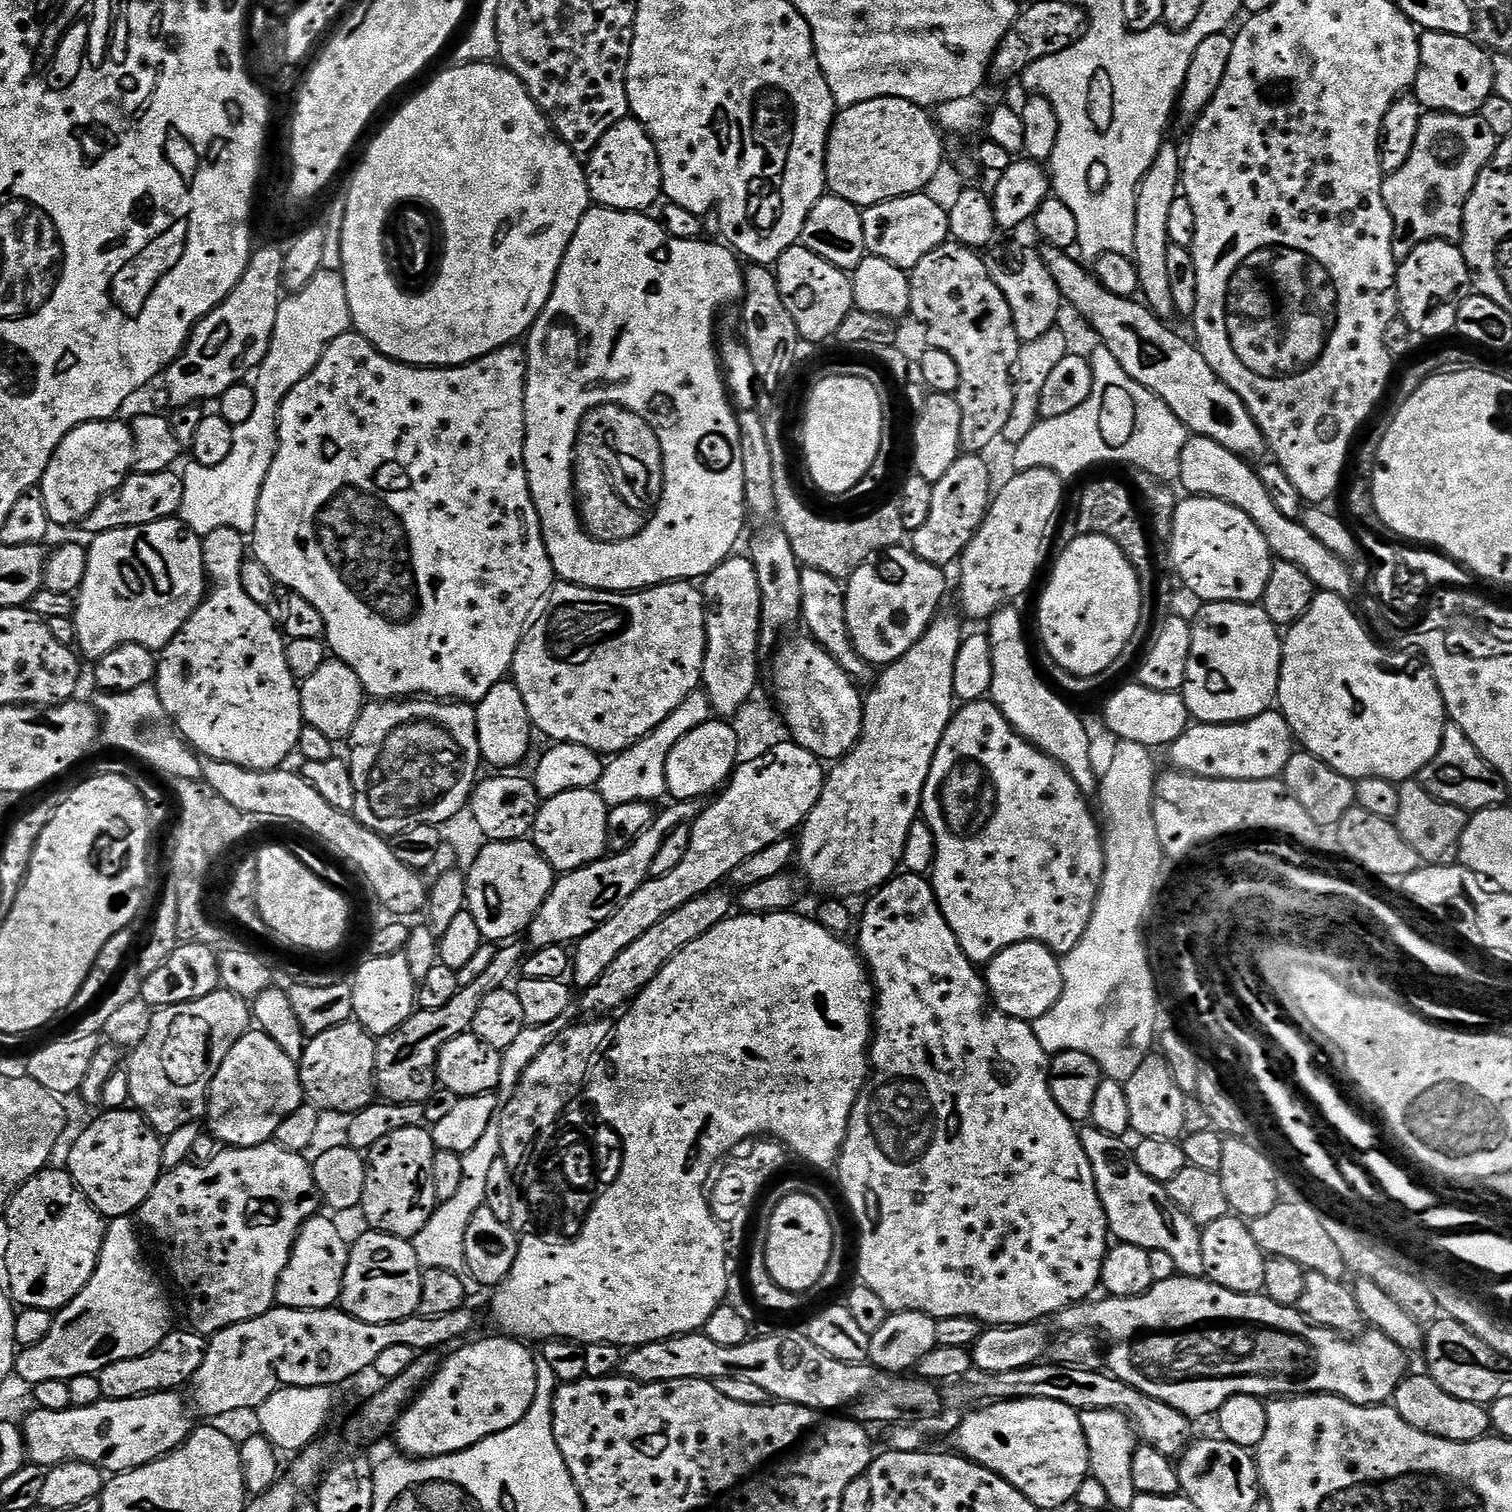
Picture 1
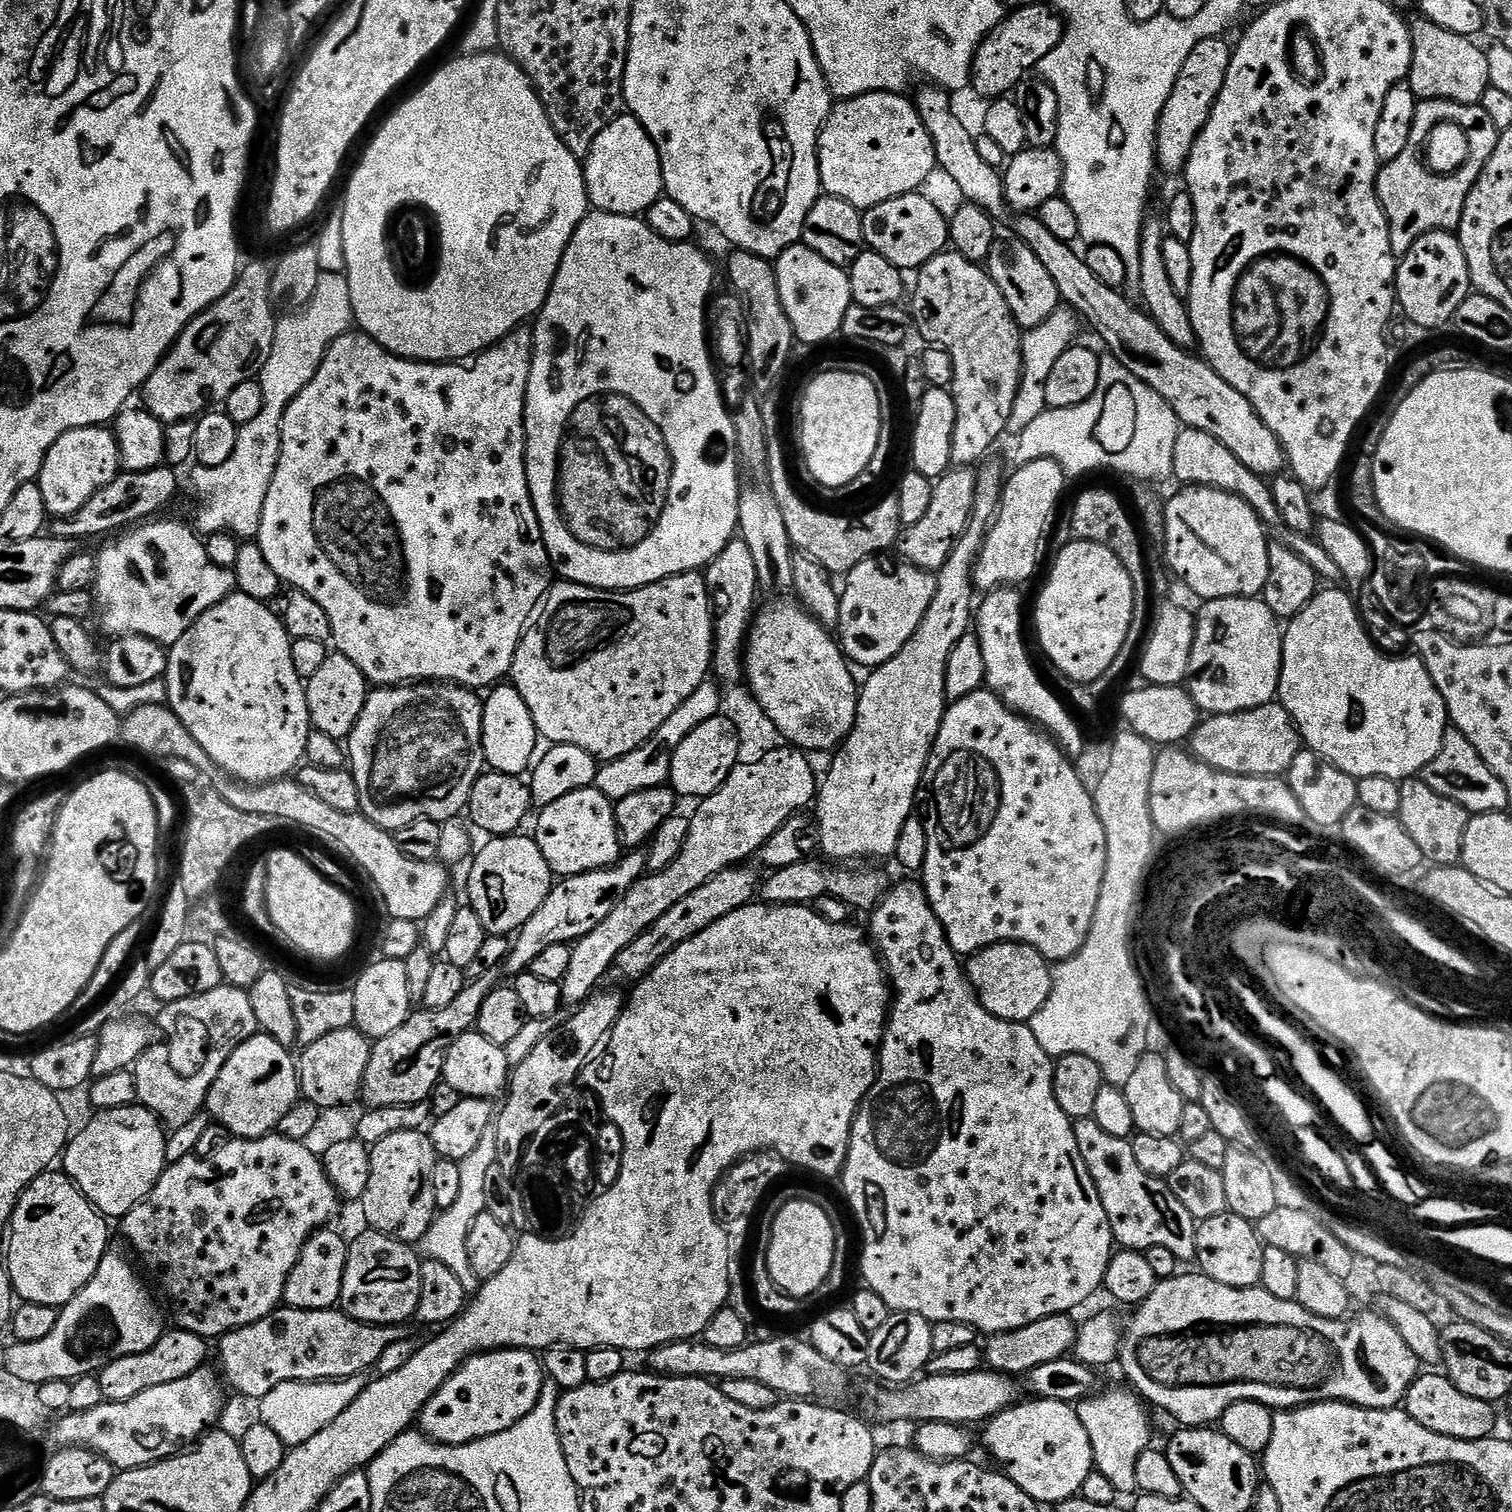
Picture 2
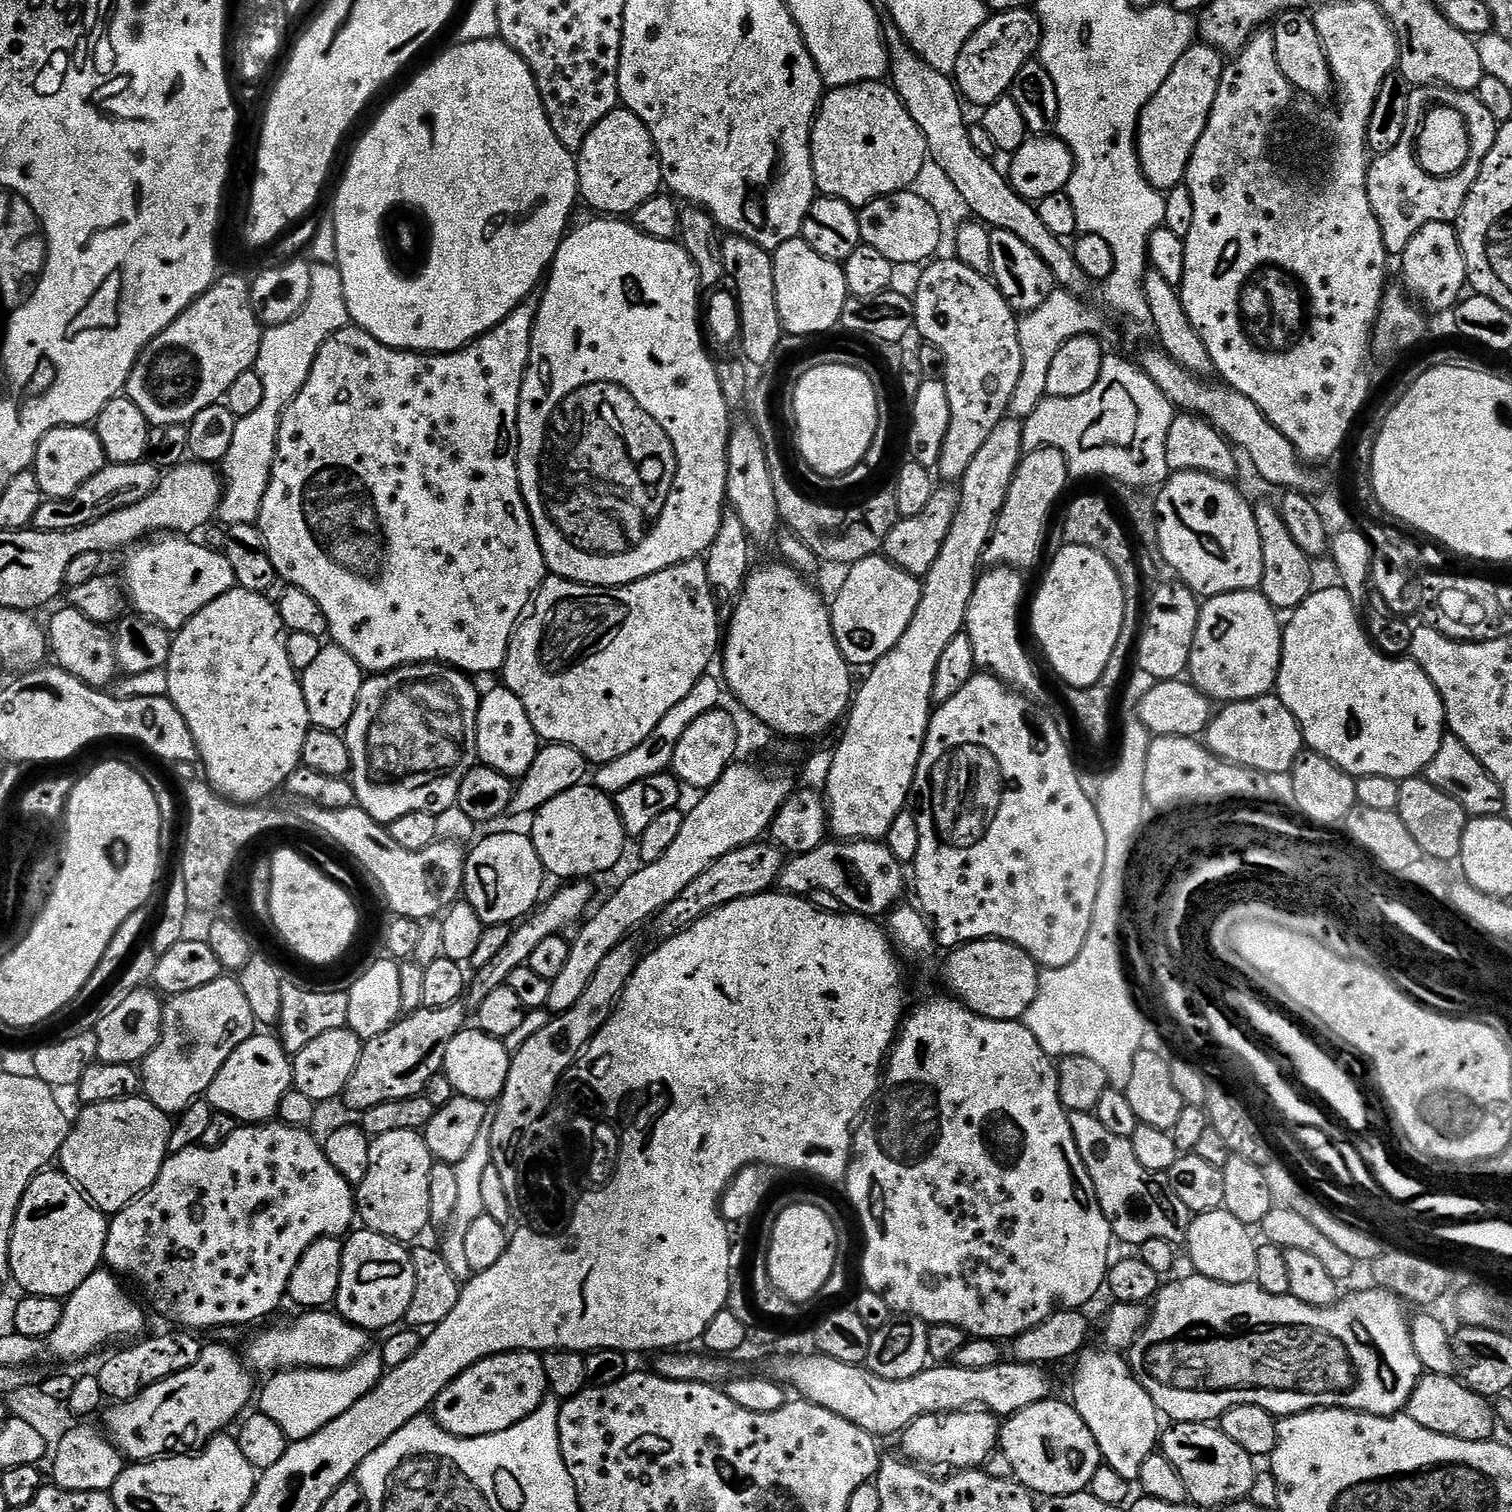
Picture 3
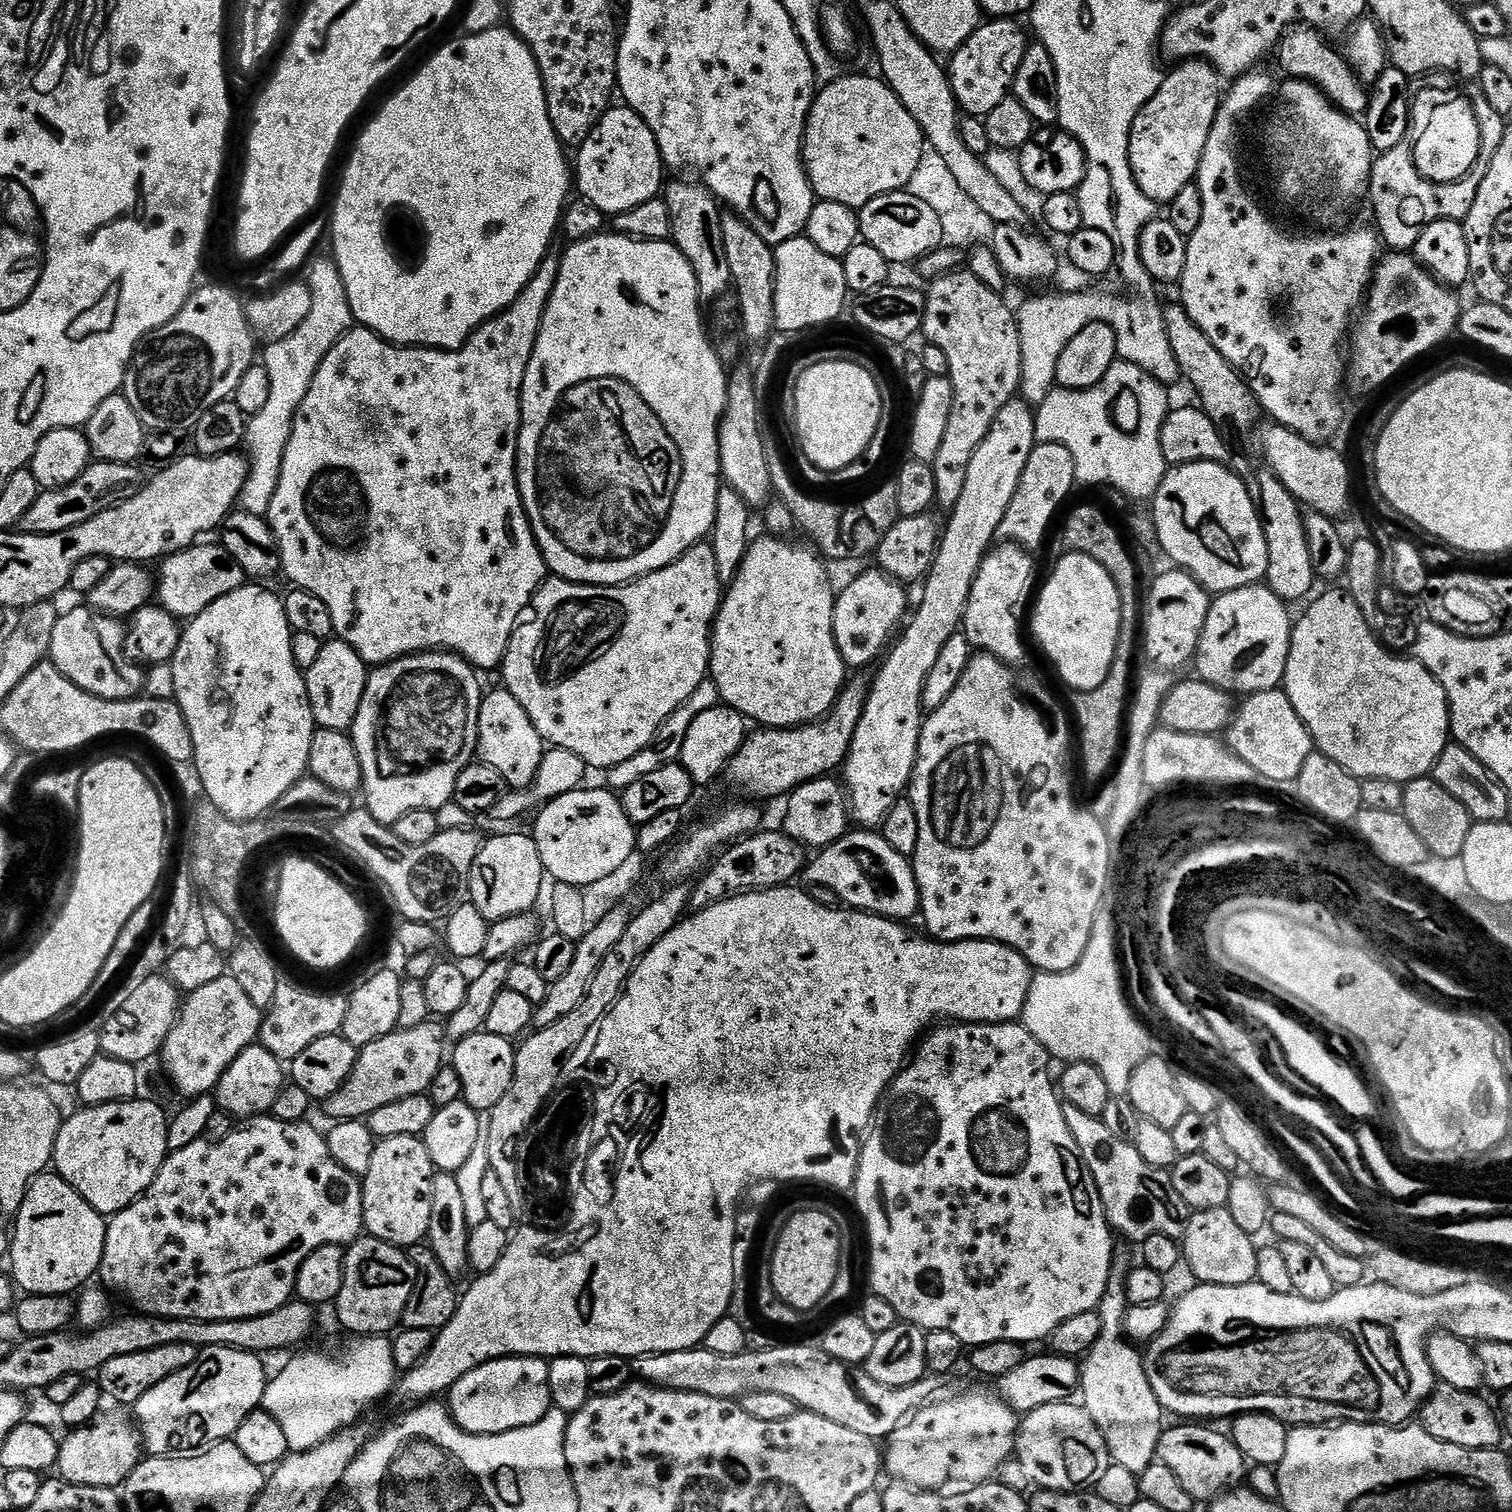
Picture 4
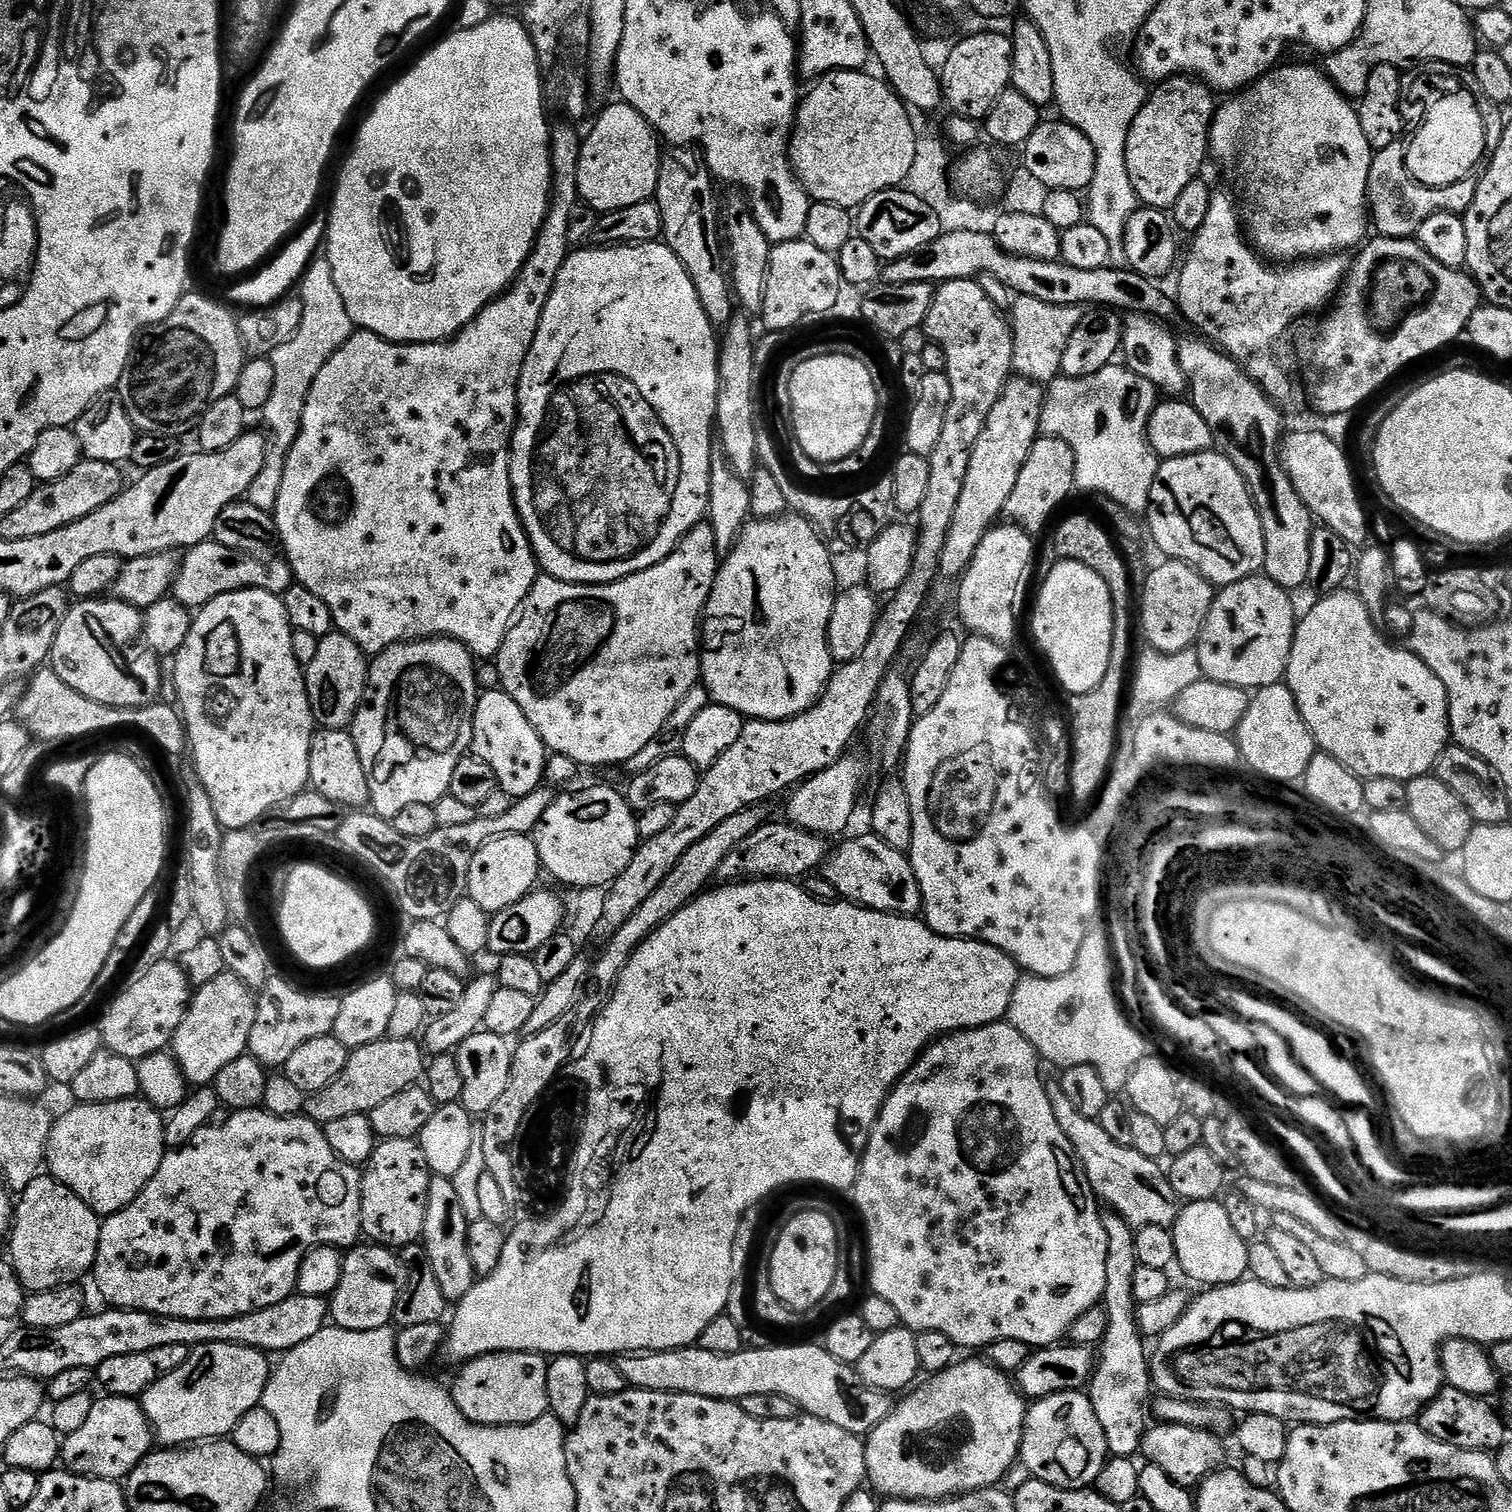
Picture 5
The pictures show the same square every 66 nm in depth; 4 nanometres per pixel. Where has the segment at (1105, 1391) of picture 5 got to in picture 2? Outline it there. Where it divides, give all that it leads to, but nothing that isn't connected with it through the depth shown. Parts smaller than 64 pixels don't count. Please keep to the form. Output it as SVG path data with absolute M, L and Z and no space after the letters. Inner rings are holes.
M1124 1388L1101 1391L1075 1405L1082 1426L1086 1426L1086 1434L1090 1434L1095 1471L1101 1472L1118 1494L1137 1491L1138 1477L1134 1470L1138 1467L1138 1458L1142 1458L1144 1451L1154 1444L1152 1420L1148 1417L1145 1401L1135 1391Z

